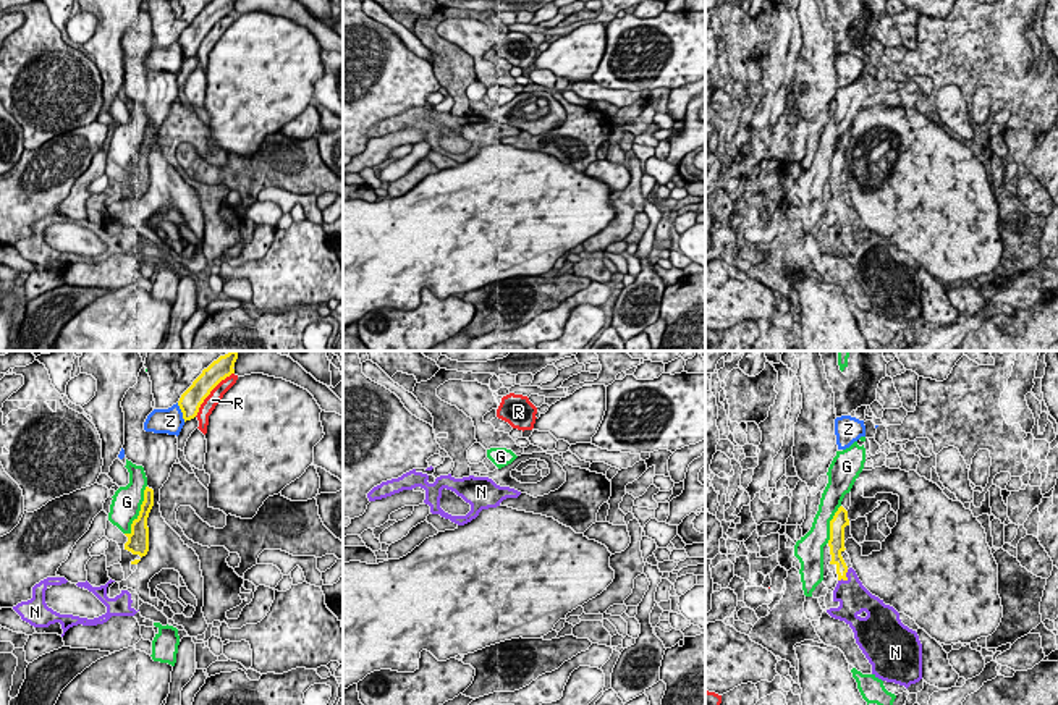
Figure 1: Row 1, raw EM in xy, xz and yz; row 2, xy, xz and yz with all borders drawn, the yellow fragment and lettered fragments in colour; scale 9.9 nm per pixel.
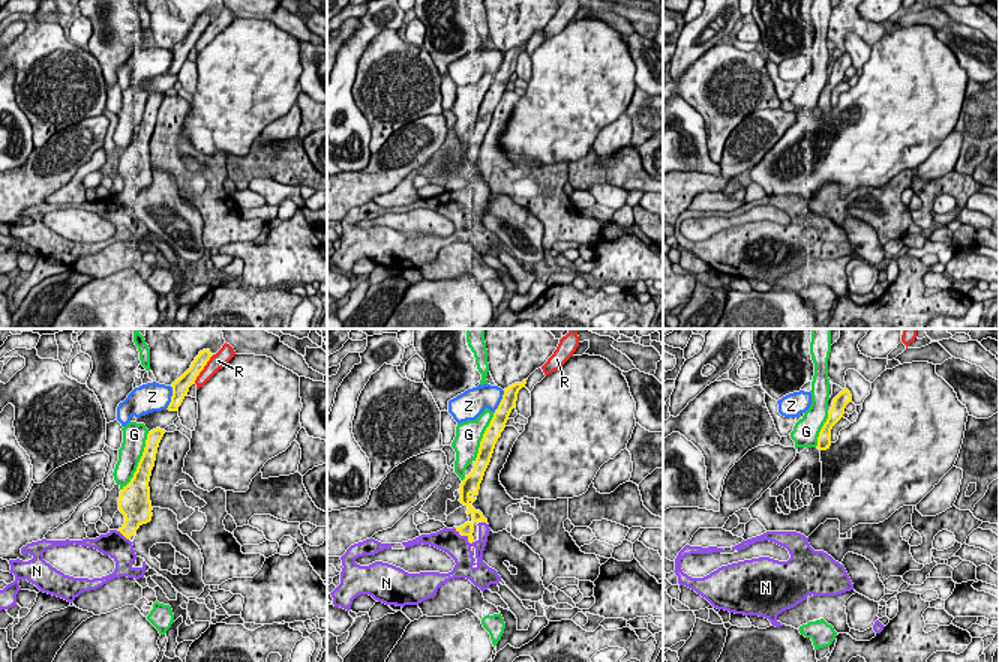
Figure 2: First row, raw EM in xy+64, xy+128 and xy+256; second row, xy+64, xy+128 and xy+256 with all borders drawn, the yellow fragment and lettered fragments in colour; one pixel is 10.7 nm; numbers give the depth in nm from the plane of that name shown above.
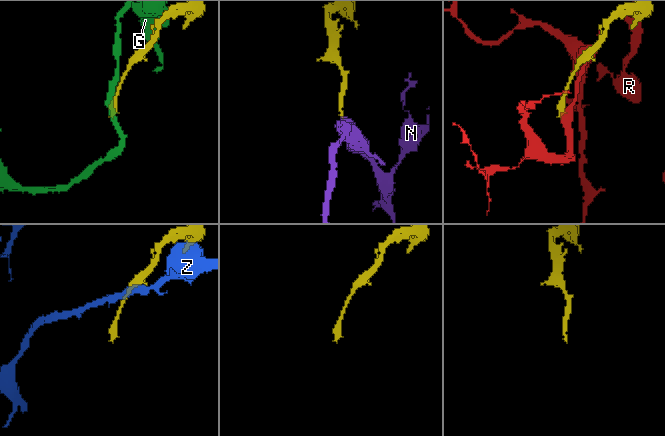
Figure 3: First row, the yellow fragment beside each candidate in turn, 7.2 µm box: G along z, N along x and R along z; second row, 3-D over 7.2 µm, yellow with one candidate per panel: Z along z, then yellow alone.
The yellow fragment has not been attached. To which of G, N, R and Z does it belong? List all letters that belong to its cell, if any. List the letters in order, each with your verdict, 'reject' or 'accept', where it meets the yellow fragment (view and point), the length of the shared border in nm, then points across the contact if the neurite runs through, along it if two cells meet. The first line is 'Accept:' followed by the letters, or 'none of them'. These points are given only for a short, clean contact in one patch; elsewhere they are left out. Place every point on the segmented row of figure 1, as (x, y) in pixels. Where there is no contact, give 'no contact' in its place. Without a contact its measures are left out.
Accept: N
G: reject | xy (139, 511) | 550 nm
N: accept | yz (846, 578) | 160 nm
R: reject | xy (209, 393) | 600 nm
Z: reject | xy (181, 411) | 200 nm

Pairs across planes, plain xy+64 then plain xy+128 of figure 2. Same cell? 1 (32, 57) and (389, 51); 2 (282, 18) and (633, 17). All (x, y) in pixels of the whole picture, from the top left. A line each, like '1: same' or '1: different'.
1: same
2: different

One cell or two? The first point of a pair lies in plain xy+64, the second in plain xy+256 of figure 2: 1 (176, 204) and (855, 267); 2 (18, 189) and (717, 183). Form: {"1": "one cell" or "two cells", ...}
{"1": "two cells", "2": "one cell"}

